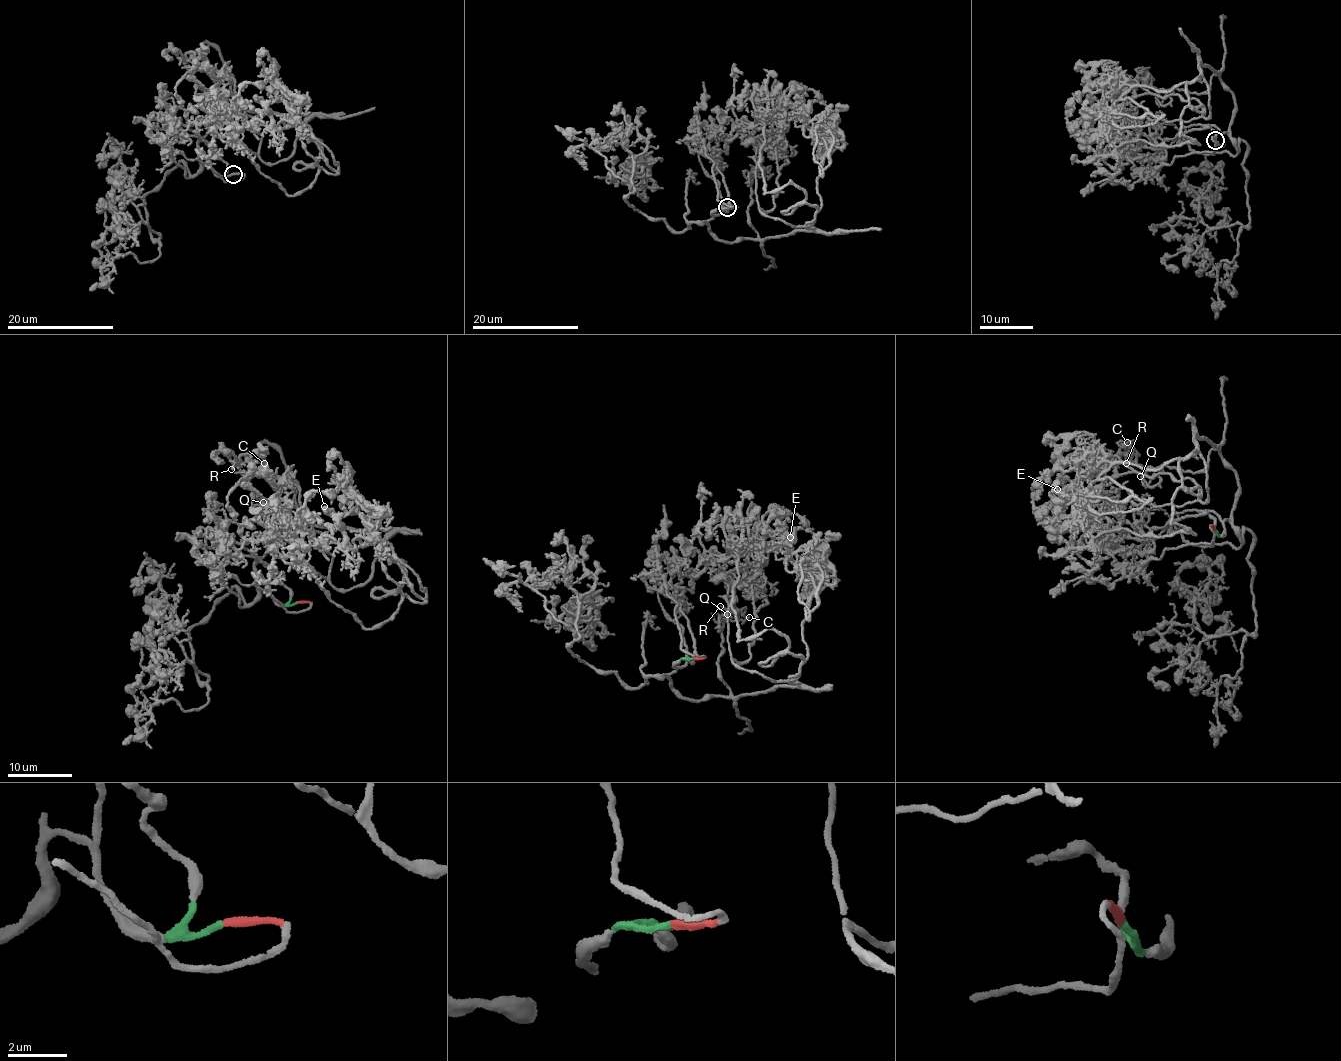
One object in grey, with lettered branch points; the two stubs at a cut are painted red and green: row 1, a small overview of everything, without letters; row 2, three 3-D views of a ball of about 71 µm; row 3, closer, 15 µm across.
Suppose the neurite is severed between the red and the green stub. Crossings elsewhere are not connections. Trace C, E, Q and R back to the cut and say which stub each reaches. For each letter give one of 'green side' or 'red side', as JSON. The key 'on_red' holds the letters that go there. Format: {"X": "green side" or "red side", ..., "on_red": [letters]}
{"C": "green side", "E": "green side", "Q": "green side", "R": "green side", "on_red": []}

